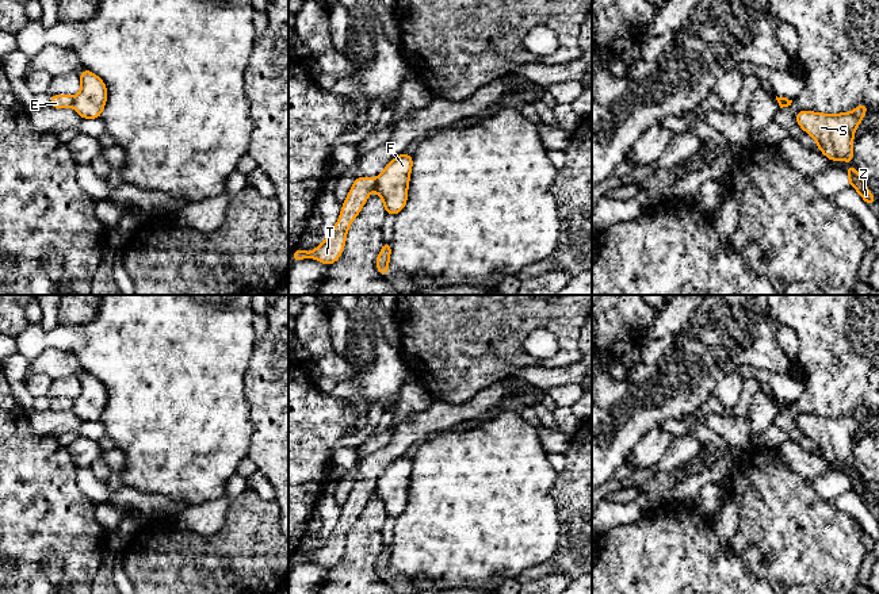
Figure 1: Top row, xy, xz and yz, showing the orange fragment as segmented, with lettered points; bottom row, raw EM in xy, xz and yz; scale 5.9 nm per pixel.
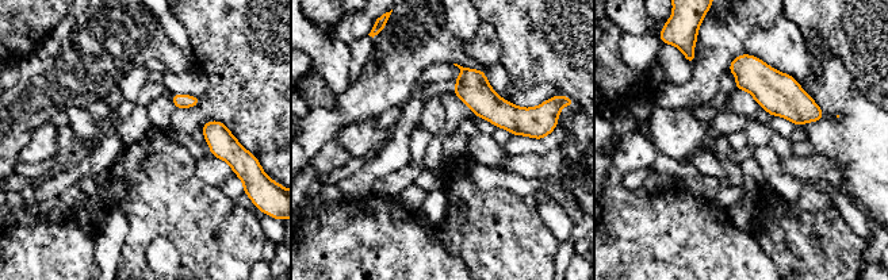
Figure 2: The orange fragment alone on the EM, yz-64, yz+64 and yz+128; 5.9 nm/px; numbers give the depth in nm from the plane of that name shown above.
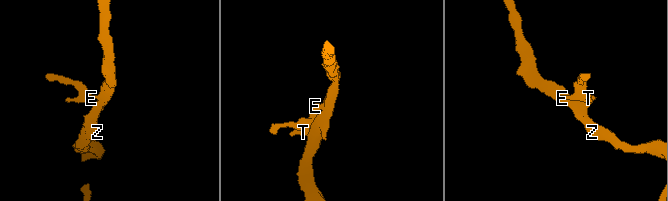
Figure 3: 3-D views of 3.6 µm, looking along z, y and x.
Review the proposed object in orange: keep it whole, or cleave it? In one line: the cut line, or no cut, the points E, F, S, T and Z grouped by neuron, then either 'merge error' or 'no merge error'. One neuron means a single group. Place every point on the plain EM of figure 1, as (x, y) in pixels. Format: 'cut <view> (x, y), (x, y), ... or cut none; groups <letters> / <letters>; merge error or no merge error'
cut xz (374, 482), (375, 493); groups E T / F S Z; merge error

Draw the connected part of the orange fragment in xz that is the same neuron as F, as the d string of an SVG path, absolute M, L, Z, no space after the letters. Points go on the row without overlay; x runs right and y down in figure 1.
M404 455L375 482L375 494L383 505L386 517L395 520L405 510L412 468L413 459Z

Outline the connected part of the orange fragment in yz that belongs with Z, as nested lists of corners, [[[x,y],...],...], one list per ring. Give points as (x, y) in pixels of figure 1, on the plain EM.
[[[849,468],[849,471],[846,472],[848,476],[848,484],[849,488],[852,488],[859,498],[863,501],[863,503],[871,509],[875,507],[878,503],[875,502],[875,499],[867,493],[867,483],[857,476],[856,471]]]

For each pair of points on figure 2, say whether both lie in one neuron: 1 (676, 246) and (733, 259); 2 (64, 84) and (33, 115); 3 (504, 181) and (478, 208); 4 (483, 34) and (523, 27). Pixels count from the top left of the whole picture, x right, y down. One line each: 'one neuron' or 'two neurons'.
1: one neuron
2: one neuron
3: two neurons
4: two neurons

